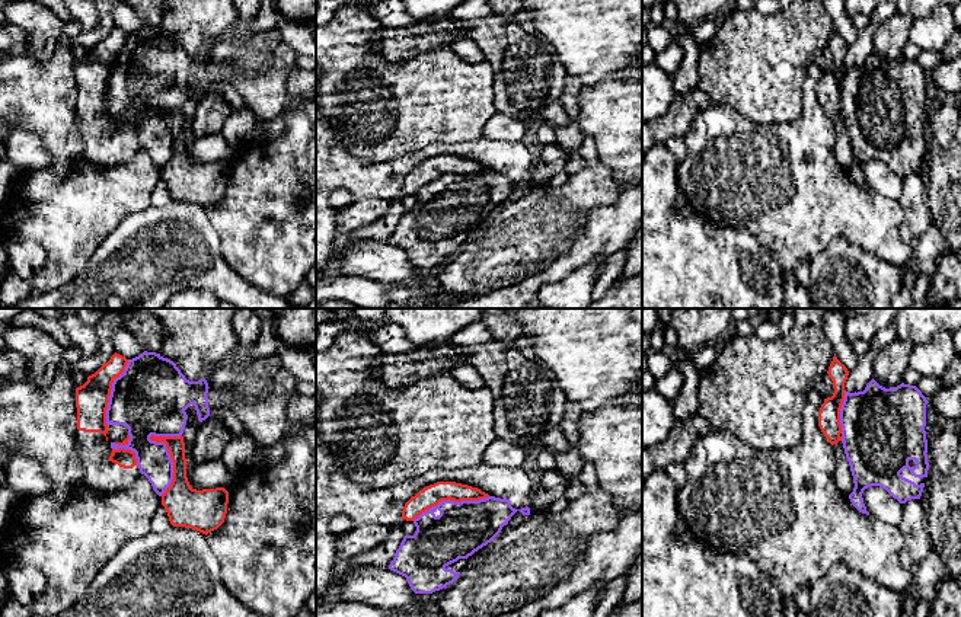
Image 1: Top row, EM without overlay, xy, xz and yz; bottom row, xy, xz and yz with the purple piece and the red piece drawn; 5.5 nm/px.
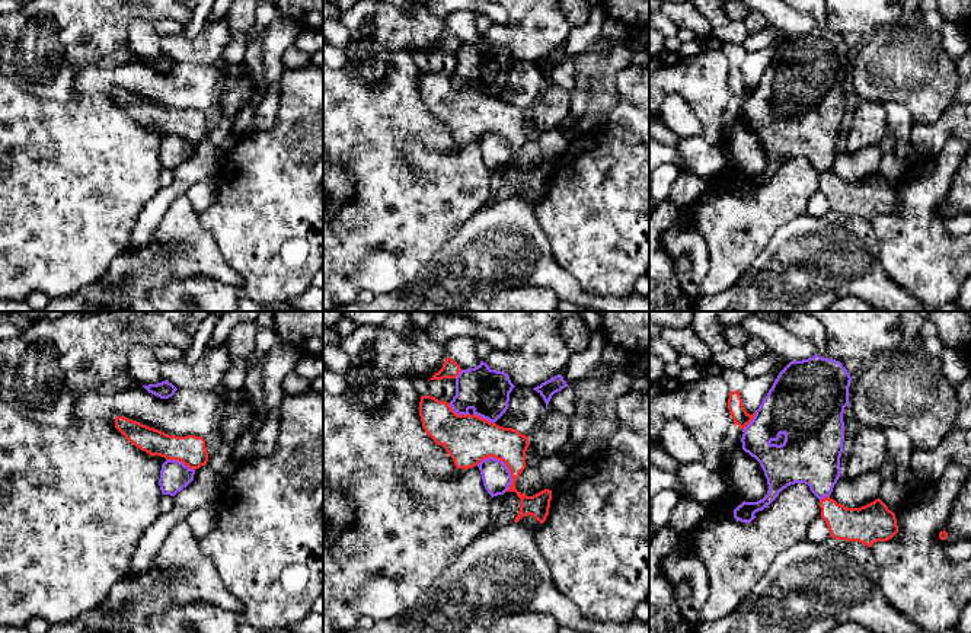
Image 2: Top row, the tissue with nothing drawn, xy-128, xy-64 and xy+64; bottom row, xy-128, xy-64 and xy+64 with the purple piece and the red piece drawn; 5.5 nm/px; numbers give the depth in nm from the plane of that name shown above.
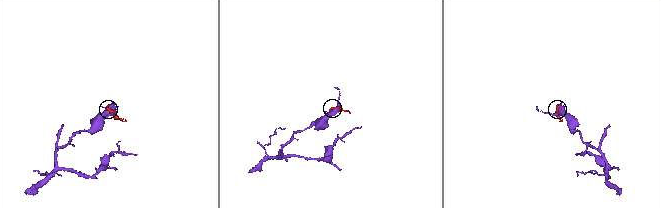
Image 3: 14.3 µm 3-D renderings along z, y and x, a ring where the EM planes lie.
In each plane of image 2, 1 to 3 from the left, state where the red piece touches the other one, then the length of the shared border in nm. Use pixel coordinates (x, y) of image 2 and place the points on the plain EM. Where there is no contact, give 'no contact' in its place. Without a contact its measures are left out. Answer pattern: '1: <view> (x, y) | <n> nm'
1: xy-128 (179, 136) | 170 nm
2: xy-64 (504, 137) | 240 nm
3: xy+64 (750, 96) | 130 nm

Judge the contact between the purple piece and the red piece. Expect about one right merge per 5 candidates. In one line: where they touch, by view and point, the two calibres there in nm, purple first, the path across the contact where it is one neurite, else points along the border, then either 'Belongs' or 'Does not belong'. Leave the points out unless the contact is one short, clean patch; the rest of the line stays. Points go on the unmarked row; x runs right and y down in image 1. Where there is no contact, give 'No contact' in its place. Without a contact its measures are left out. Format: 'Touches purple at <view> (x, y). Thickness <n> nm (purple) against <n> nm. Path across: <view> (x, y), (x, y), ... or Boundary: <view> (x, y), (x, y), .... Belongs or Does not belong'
Touches purple at xy (165, 121). Thickness 360 nm (purple) against 120 nm. Does not belong

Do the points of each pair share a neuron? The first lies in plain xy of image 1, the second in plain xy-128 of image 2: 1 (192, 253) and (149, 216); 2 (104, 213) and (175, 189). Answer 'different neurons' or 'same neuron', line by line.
1: different neurons
2: different neurons

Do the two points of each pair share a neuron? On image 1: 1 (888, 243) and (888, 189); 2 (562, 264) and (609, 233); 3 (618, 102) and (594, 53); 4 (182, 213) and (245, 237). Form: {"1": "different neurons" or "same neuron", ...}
{"1": "different neurons", "2": "same neuron", "3": "different neurons", "4": "different neurons"}

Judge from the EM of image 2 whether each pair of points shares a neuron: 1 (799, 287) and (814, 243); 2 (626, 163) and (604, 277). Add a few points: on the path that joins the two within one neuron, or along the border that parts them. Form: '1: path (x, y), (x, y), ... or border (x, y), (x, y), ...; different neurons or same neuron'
1: path (799, 277), (808, 268), (814, 253); same neuron
2: path (626, 191), (626, 198), (609, 219), (606, 249); same neuron

